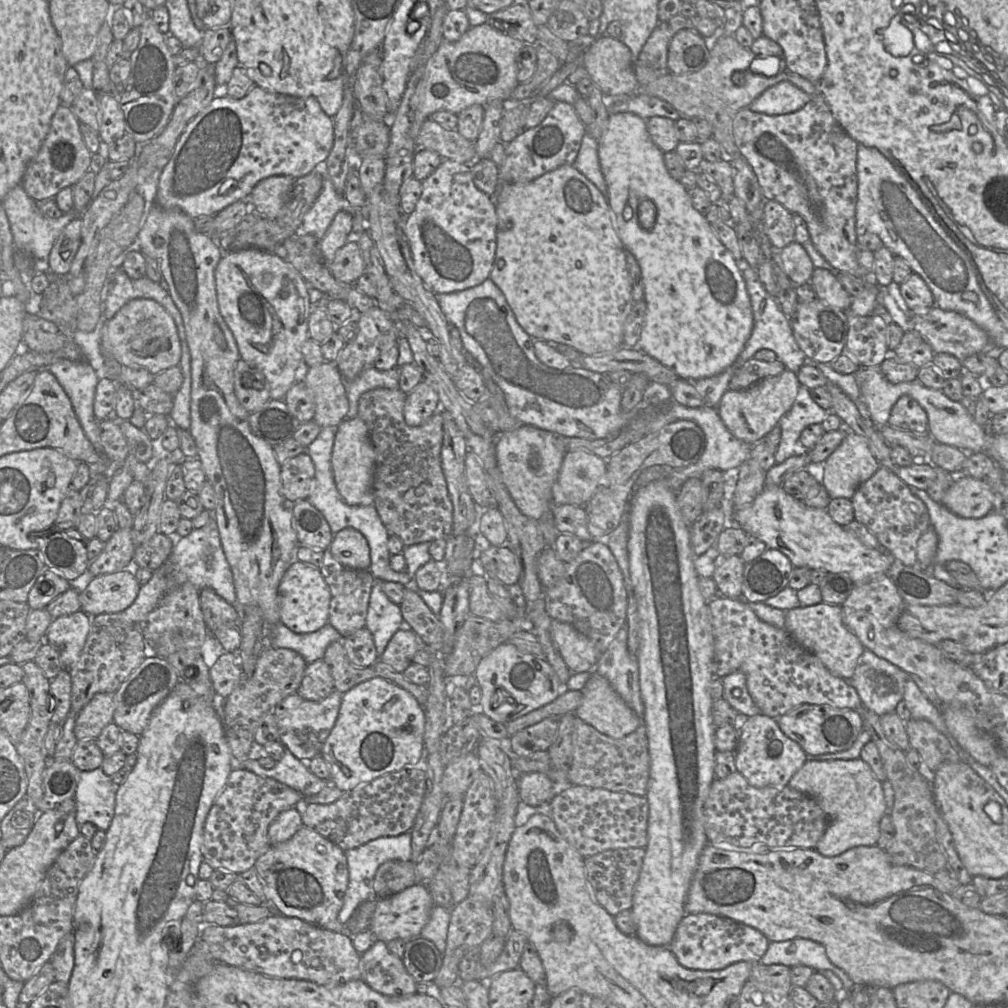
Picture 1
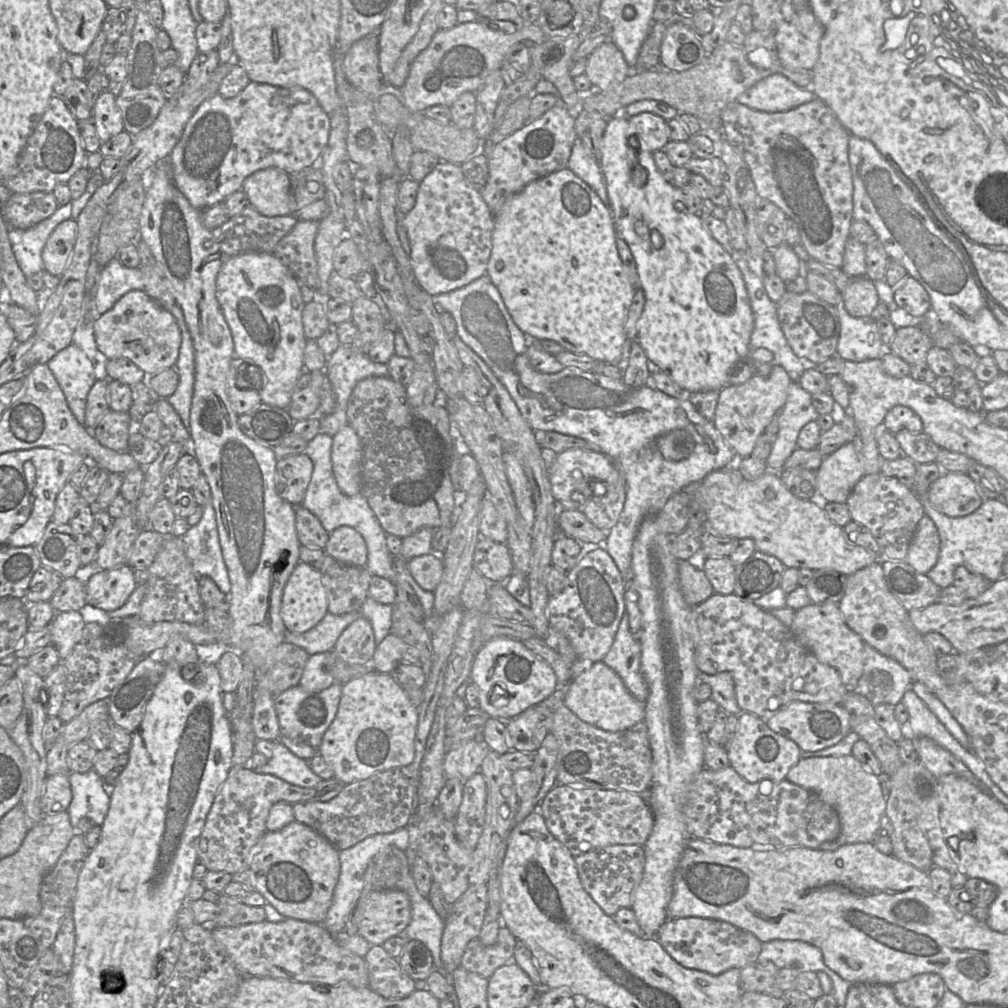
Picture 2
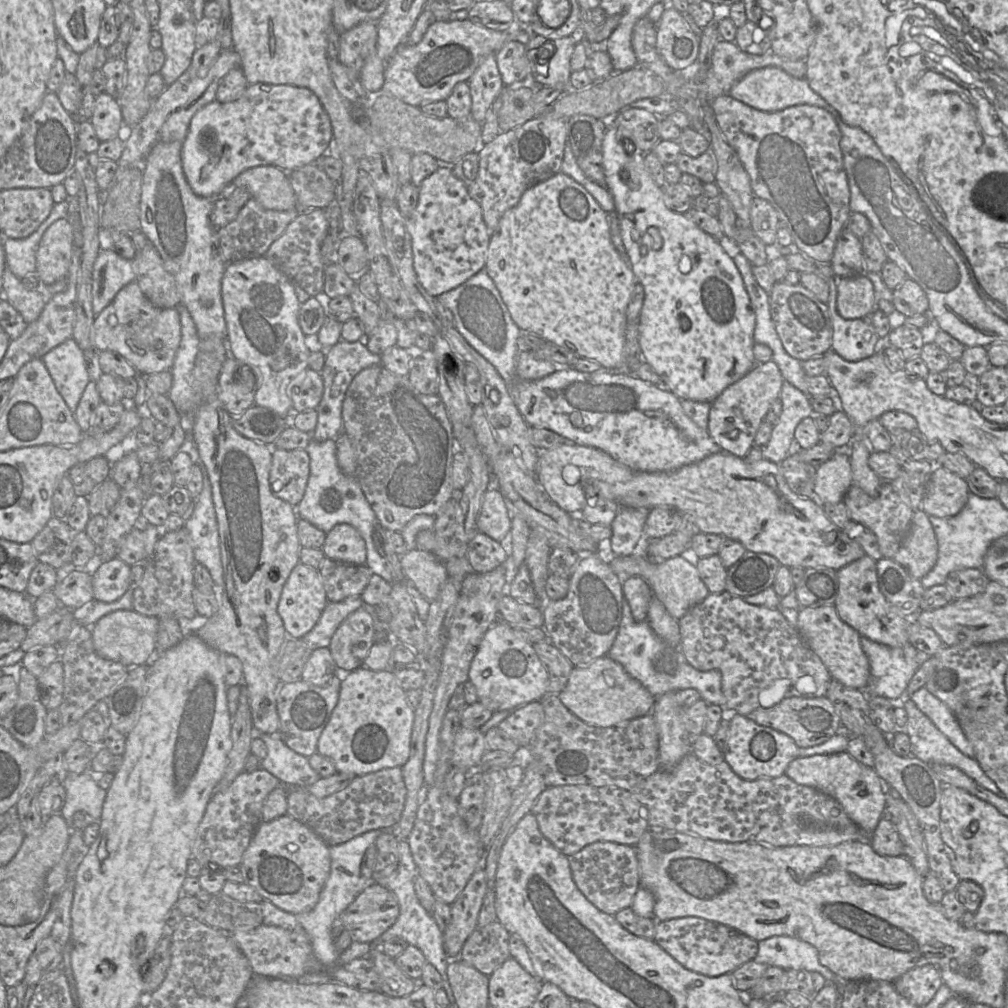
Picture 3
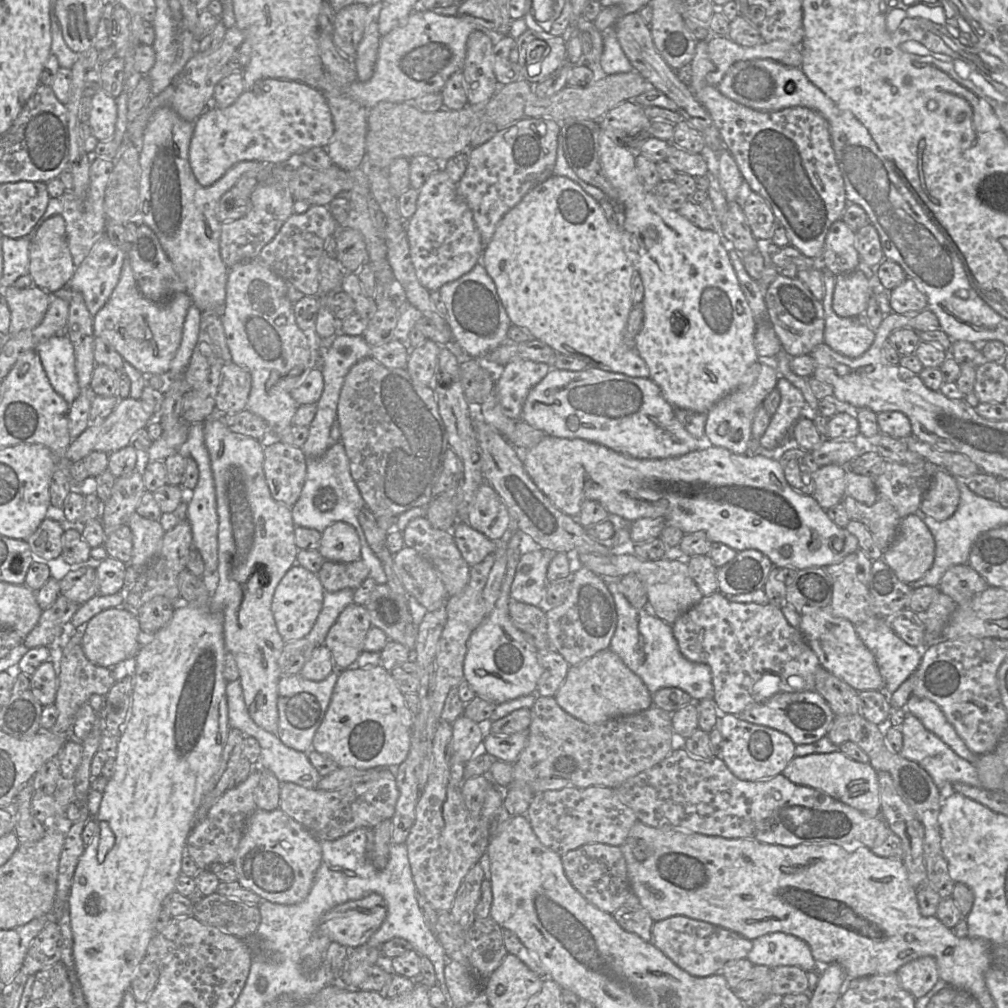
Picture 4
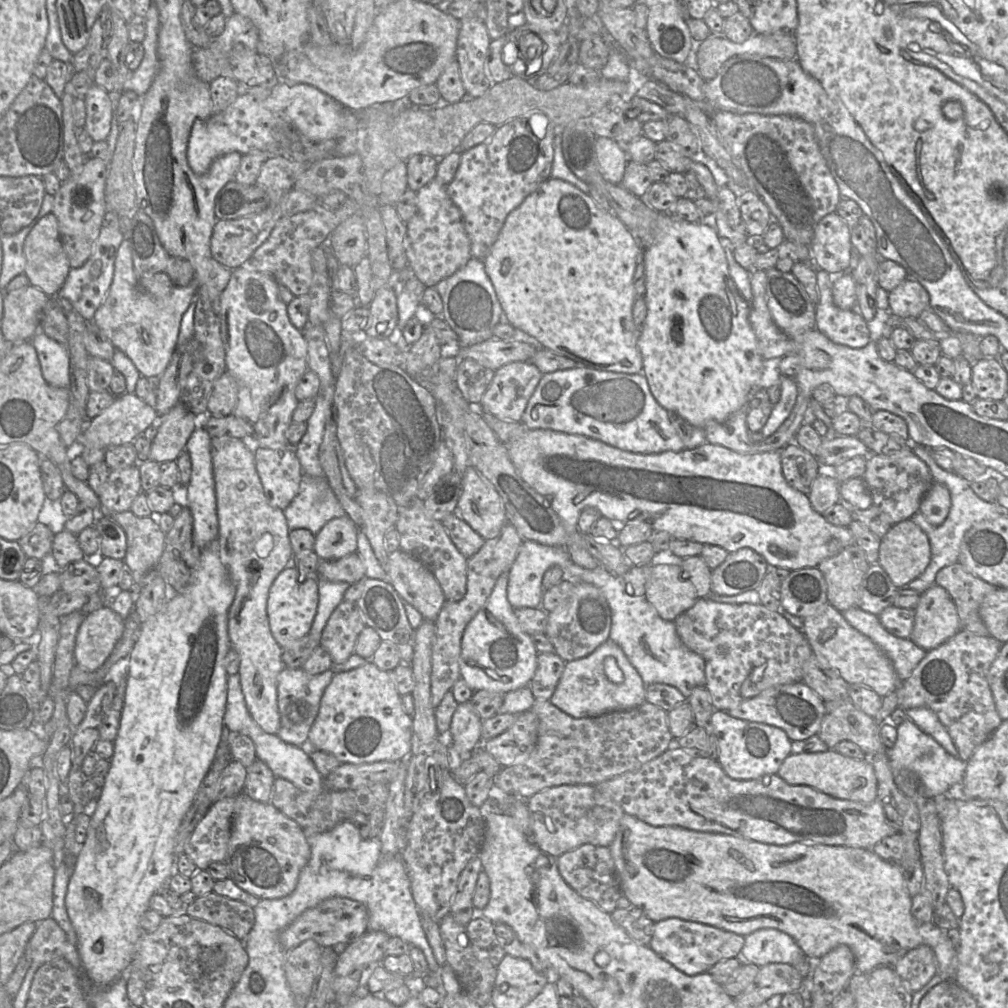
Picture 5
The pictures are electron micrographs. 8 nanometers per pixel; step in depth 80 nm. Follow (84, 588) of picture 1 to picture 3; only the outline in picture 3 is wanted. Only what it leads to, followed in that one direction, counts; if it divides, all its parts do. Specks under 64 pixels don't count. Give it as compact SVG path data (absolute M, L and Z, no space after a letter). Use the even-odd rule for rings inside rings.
M117 557L84 569L90 569L95 601L115 602L131 587L131 566Z

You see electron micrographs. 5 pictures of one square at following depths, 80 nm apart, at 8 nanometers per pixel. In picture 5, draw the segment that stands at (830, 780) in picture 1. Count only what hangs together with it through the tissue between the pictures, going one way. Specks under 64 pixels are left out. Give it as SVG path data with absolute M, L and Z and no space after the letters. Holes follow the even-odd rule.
M835 750L790 754L781 764L777 775L791 785L807 785L838 799L870 803L877 798L877 780L869 758L857 760Z

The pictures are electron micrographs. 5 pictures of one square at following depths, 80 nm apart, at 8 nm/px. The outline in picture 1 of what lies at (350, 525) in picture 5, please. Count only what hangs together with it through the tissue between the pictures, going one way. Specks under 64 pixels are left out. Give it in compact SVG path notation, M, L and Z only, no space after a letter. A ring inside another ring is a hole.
M346 527L335 533L328 549L336 560L350 569L370 568L370 546L366 537L357 529Z

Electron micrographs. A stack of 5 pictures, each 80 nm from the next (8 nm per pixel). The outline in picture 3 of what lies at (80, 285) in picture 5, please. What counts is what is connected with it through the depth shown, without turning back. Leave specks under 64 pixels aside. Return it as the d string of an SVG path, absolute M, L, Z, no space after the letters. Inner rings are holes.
M102 246L92 272L92 307L95 316L111 303L125 285L133 281L136 281L136 277L132 260L121 257L108 246Z

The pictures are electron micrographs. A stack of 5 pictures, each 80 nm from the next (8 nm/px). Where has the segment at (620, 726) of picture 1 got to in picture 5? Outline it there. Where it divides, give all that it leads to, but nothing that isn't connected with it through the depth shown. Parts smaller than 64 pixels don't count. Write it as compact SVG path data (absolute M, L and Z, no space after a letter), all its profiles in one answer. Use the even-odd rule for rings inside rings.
M611 639L591 654L565 663L565 669L550 702L573 718L597 717L624 711L646 702L645 683L623 650Z

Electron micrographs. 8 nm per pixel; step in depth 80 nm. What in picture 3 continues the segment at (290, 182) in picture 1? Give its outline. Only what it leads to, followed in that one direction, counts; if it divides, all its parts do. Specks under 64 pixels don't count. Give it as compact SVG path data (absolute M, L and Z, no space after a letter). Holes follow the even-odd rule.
M257 166L239 174L224 193L231 188L245 187L252 198L268 210L297 210L297 200L289 174L275 166Z

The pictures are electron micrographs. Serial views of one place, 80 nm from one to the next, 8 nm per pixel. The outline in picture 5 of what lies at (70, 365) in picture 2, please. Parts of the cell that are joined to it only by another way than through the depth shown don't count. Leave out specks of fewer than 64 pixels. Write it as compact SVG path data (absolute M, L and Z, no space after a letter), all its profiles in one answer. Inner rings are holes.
M38 331L30 340L37 352L43 378L53 387L70 387L69 354L67 348Z

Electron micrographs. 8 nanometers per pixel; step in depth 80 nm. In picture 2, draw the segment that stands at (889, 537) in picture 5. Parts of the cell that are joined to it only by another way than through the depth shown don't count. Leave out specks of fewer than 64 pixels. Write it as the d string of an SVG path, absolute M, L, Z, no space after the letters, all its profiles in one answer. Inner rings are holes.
M925 514L919 521L909 545L905 562L921 574L936 564L940 551L940 536L934 522Z

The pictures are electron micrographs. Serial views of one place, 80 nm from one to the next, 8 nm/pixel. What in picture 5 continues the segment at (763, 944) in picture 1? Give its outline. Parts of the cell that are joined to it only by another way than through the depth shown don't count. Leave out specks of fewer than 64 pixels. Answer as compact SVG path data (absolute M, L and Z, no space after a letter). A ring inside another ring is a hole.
M668 918L655 923L648 946L682 973L694 976L707 972L721 960L740 957L744 943L744 936L730 931L699 922Z

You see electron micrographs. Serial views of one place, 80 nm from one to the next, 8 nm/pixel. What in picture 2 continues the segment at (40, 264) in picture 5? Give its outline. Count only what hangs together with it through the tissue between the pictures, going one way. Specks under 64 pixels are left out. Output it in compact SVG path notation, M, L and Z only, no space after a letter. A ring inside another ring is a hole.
M74 219L61 222L50 234L42 250L44 270L61 276L65 271L77 239L78 225Z

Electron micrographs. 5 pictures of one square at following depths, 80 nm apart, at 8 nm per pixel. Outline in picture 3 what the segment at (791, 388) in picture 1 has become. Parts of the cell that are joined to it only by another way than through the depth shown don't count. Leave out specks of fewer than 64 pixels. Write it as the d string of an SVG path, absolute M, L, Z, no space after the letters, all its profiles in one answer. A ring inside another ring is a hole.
M774 361L757 363L711 403L707 431L722 451L739 458L746 455L753 446L755 435L770 406L779 398L783 382L784 378Z

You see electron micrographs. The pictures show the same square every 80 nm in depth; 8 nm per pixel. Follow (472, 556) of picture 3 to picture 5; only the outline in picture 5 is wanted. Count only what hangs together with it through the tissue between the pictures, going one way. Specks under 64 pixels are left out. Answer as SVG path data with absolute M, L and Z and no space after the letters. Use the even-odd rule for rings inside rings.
M452 513L442 520L451 540L457 549L470 558L484 545L485 539L471 528L457 513Z

